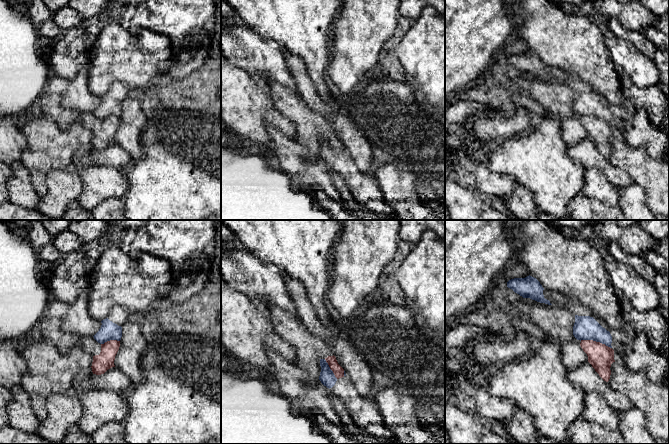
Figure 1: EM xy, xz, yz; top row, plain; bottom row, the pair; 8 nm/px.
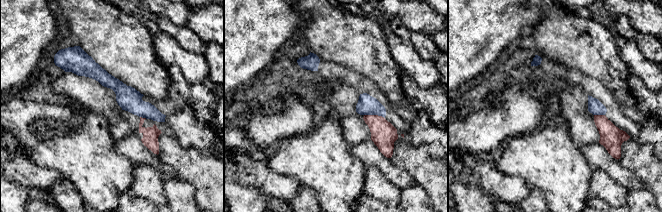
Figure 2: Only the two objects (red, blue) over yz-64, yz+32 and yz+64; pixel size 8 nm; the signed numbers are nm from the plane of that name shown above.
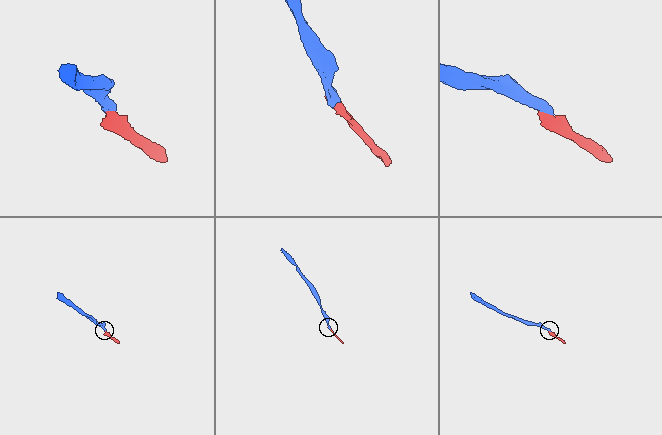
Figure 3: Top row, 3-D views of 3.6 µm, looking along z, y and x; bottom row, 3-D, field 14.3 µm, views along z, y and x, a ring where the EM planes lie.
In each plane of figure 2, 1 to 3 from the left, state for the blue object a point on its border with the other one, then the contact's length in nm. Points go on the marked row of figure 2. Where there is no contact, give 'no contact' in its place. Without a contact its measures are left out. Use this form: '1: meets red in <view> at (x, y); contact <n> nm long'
1: meets red in yz-64 at (143, 118); contact 60 nm long
2: meets red in yz+32 at (374, 115); contact 170 nm long
3: meets red in yz+64 at (599, 115); contact 90 nm long

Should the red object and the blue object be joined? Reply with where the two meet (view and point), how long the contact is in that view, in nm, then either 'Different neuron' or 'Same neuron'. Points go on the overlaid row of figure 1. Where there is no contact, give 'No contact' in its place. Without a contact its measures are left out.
Touches red at yz (595, 341). Shared border 260 nm. Different neuron

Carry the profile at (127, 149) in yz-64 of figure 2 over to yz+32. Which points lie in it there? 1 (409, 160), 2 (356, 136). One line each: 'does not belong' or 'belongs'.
1: does not belong
2: does not belong

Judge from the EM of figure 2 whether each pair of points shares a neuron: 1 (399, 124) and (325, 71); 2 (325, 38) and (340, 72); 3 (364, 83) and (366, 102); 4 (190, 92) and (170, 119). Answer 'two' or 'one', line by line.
1: one
2: two
3: one
4: two

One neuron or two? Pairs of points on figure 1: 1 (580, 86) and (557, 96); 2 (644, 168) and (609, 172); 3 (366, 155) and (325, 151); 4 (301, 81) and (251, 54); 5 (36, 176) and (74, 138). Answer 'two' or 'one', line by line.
1: two
2: two
3: two
4: two
5: one

